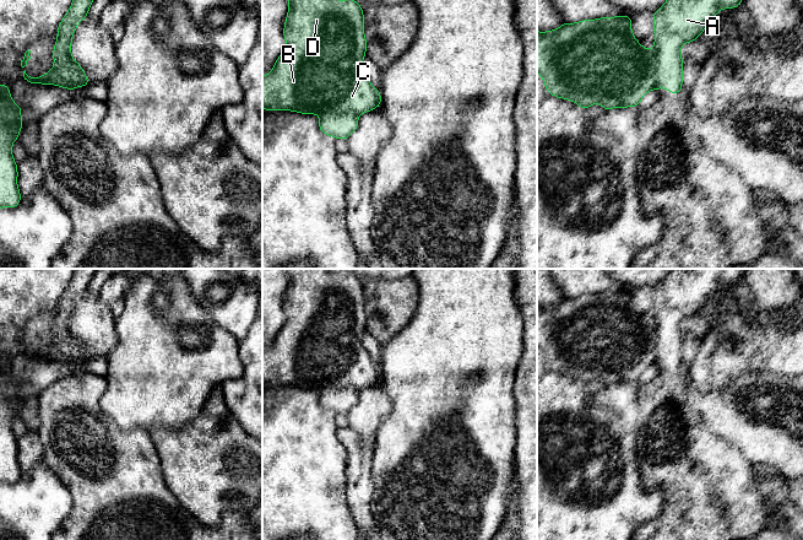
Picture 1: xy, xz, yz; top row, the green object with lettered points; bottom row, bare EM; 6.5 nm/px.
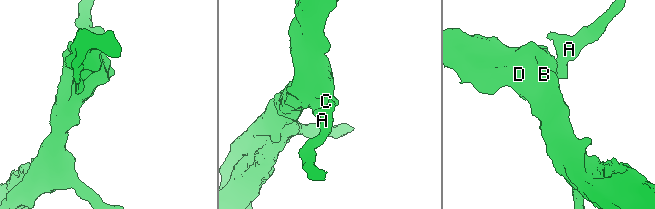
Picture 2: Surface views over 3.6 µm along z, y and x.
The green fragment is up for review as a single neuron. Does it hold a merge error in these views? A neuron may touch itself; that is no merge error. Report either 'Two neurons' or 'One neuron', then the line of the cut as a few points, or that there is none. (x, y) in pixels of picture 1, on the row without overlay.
Two neurons. Split along yz (651, 325), (655, 333), (656, 363)

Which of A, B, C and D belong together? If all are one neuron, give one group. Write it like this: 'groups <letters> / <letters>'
groups A / B C D

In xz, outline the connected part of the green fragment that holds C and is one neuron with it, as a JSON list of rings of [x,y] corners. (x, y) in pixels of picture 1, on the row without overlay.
[[[287,269],[287,274],[289,284],[283,303],[286,324],[273,344],[262,351],[262,384],[318,390],[335,387],[359,392],[380,382],[381,368],[362,344],[367,328],[363,282],[354,274],[337,275],[330,269]]]

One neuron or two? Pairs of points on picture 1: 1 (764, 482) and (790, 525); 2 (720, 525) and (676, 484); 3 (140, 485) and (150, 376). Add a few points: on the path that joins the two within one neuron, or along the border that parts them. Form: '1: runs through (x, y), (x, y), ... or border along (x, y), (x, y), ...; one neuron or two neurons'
1: runs through (774, 493), (790, 511), (790, 514); one neuron
2: runs through (709, 514), (687, 492); one neuron
3: border along (117, 425), (124, 430), (145, 428), (147, 431); two neurons

